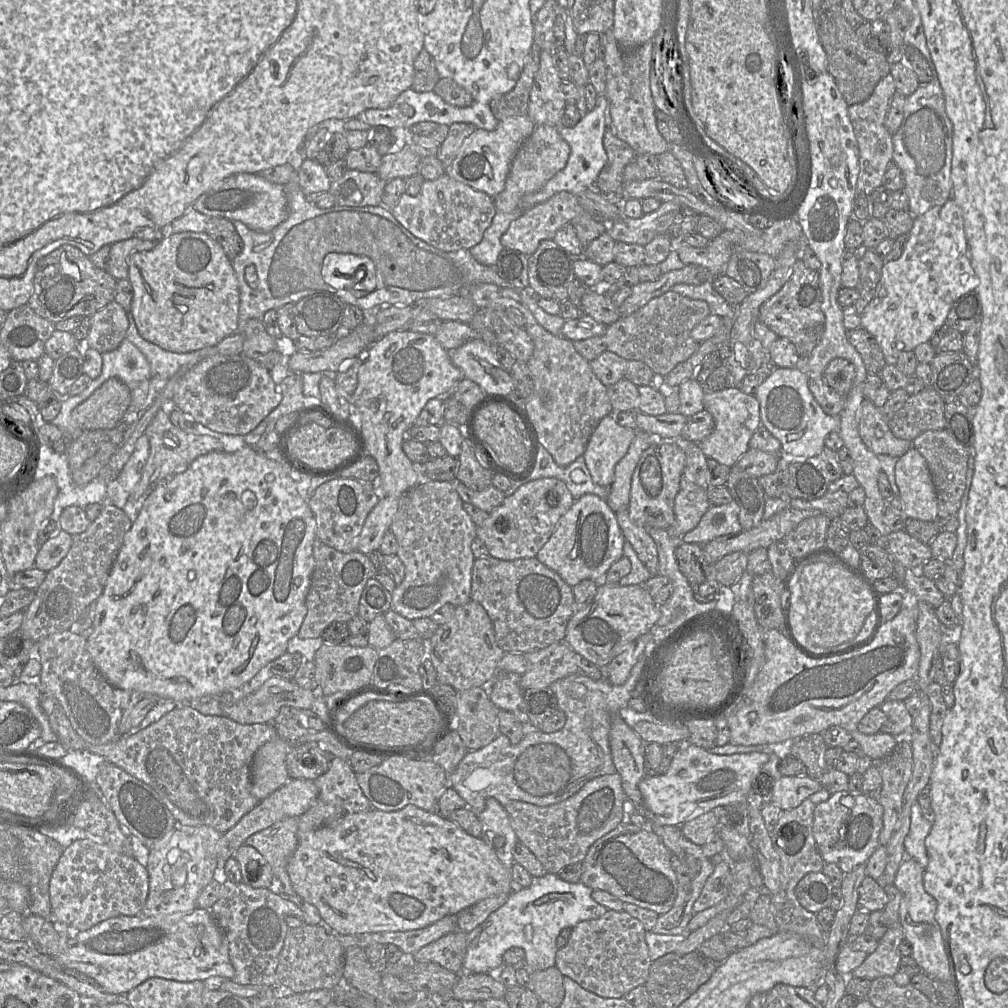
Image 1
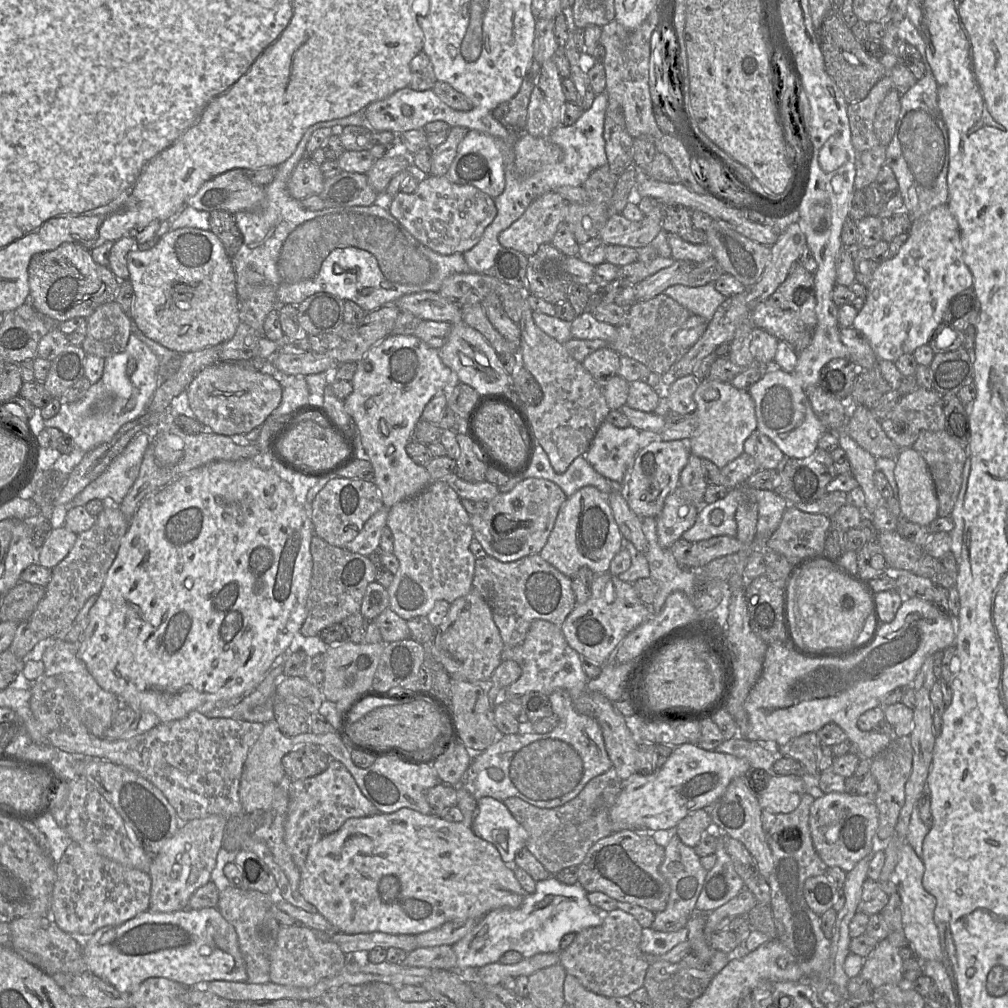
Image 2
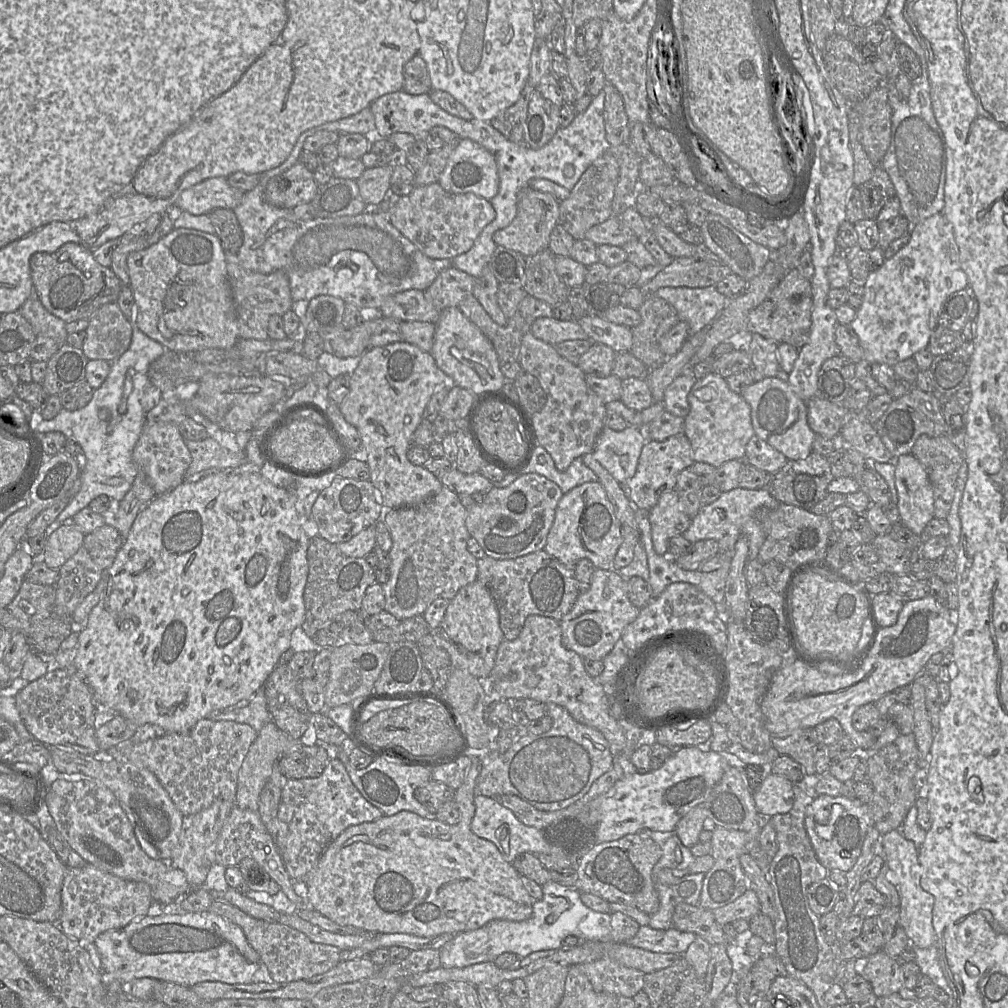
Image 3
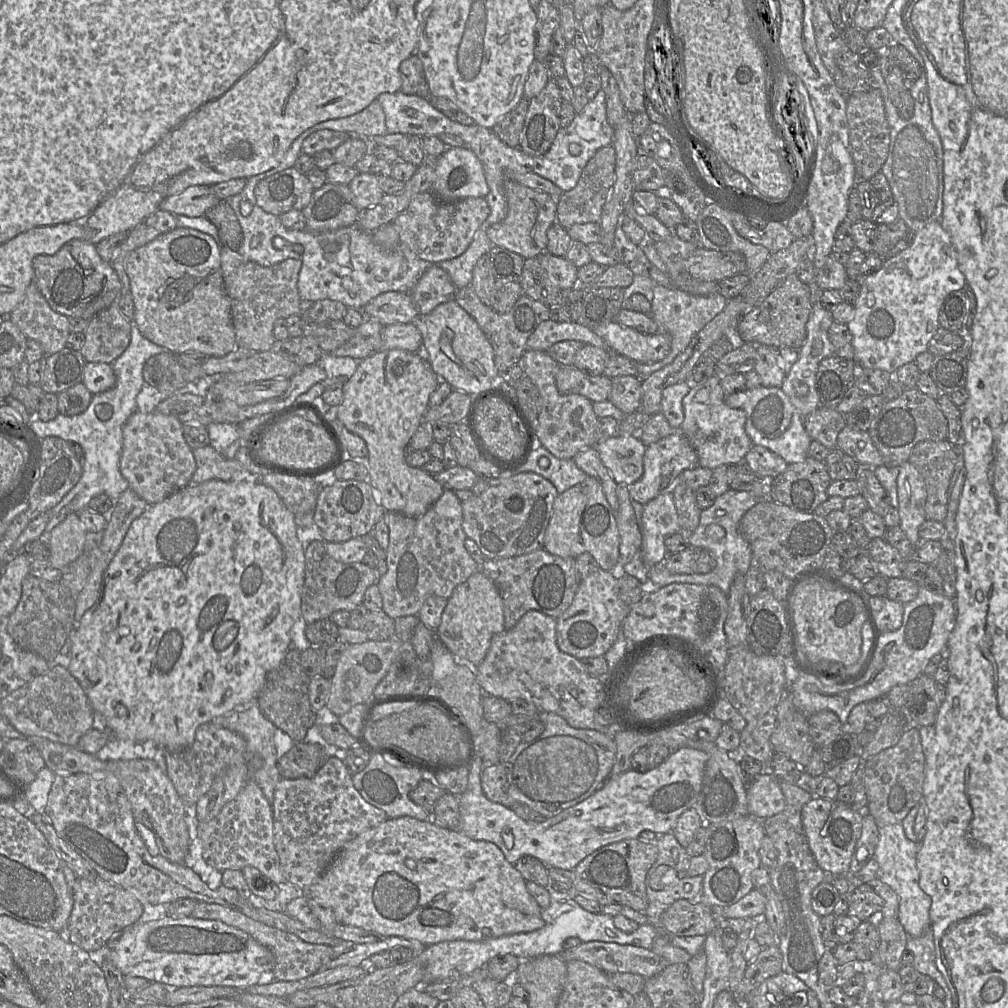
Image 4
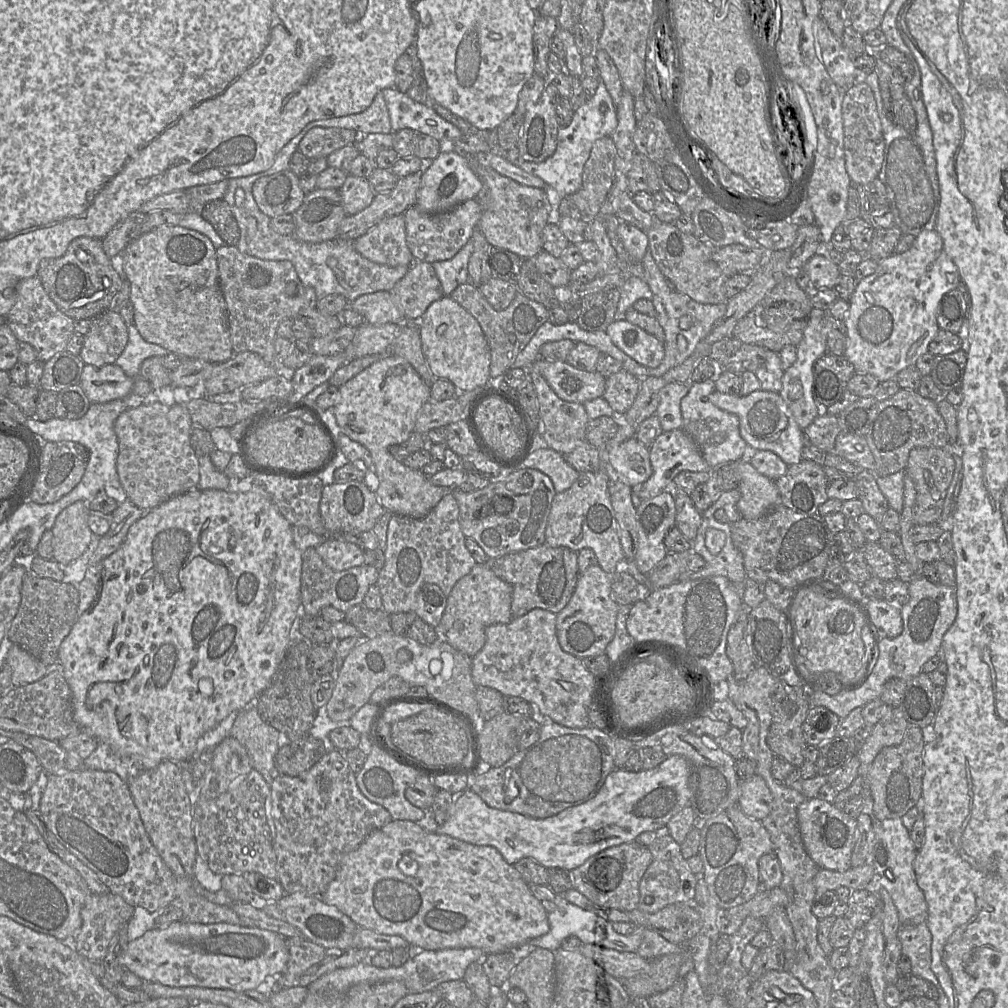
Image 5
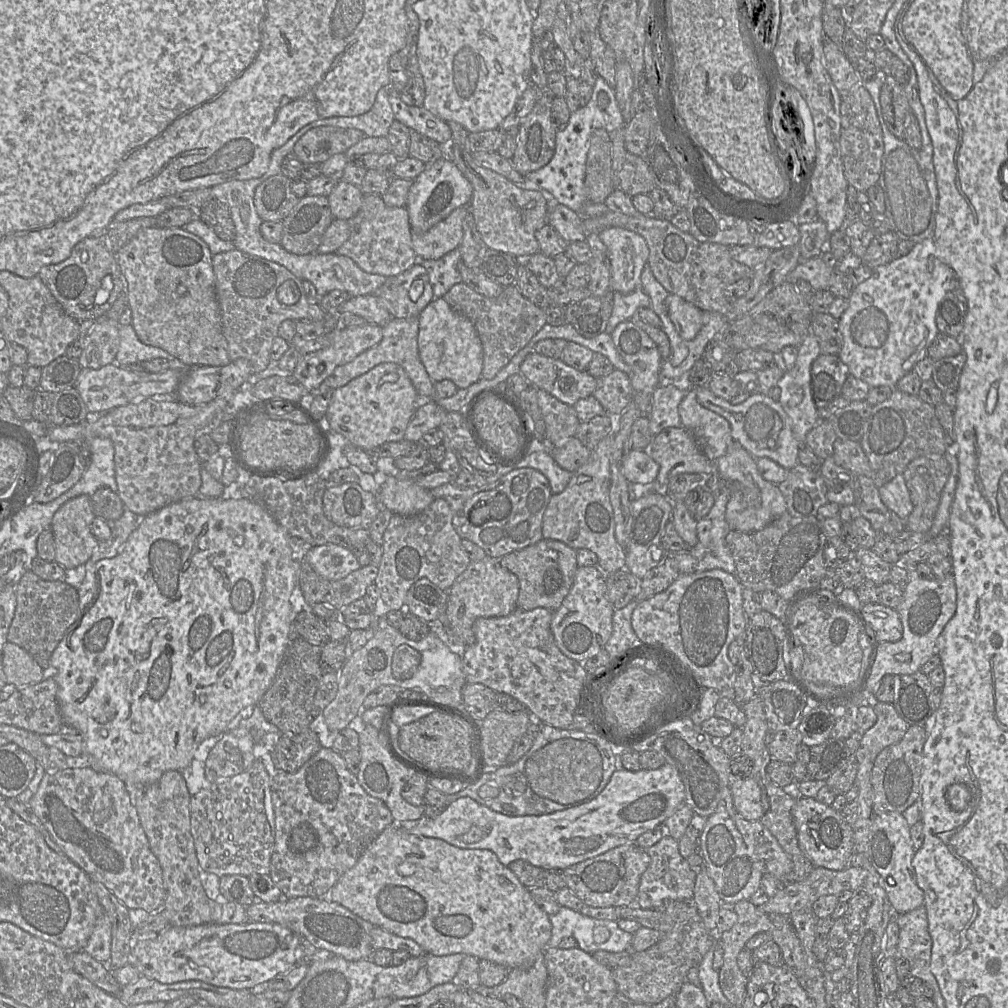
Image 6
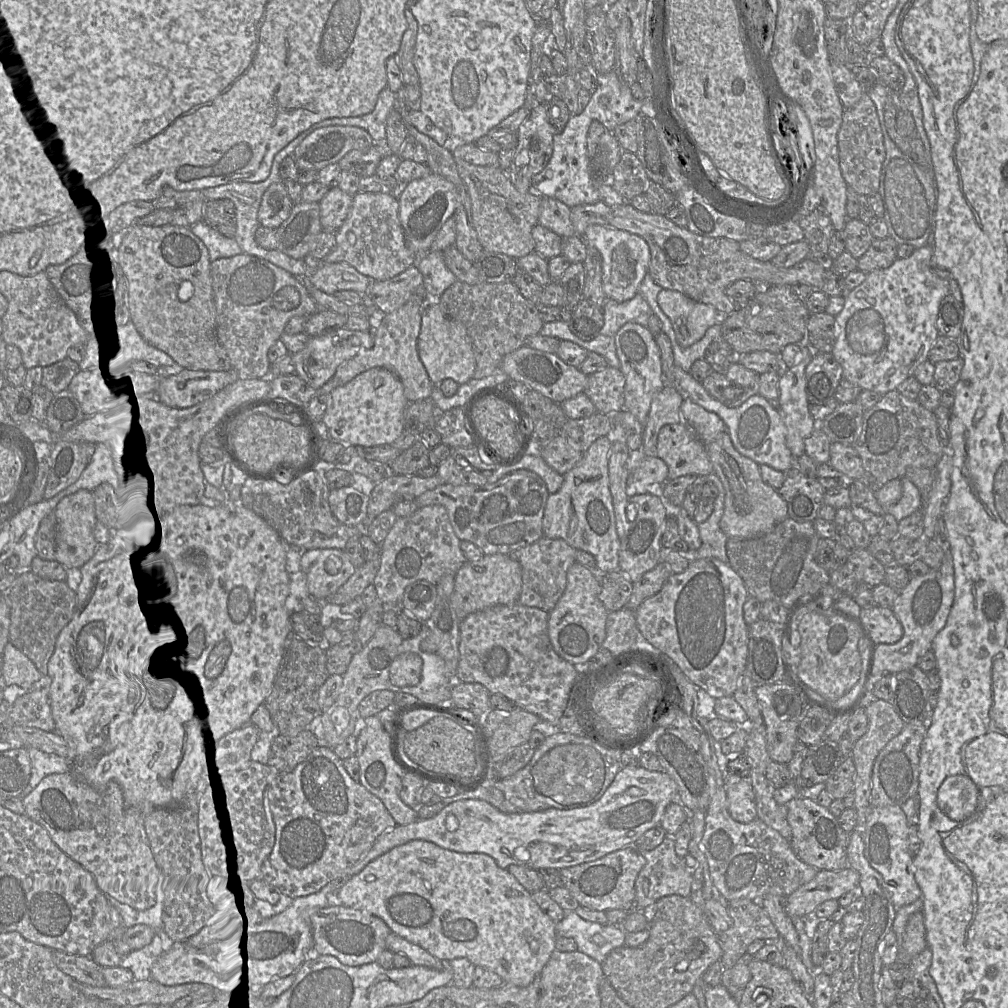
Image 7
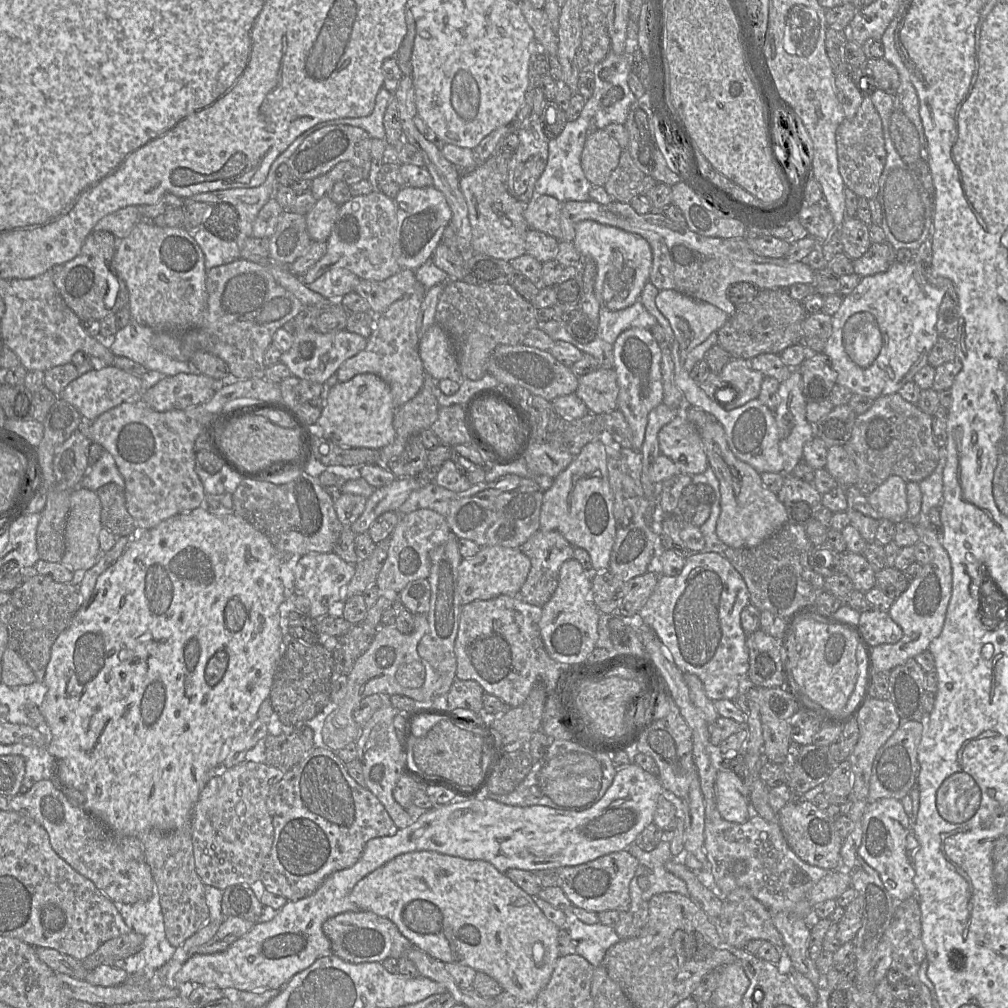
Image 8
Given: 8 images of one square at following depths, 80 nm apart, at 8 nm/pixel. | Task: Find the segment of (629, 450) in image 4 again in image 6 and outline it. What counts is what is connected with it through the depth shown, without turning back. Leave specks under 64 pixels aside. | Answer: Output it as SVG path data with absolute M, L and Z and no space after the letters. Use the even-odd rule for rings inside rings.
M632 449L623 461L622 473L630 483L652 483L658 476L659 465L648 450Z

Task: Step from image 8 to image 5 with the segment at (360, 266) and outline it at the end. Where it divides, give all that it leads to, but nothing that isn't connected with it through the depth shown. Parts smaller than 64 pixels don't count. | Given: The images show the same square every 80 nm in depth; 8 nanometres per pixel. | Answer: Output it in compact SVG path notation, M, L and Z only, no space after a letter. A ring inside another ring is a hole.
M404 215L387 218L353 241L355 250L376 264L411 266L415 261L406 243Z

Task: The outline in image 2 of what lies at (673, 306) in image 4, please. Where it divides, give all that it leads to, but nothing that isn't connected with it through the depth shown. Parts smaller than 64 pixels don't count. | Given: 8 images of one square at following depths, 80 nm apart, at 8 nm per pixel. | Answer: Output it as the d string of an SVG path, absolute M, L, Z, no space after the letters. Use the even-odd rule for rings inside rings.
M714 283L694 288L673 285L667 288L664 294L686 308L691 315L700 316L708 321L726 299L714 288Z

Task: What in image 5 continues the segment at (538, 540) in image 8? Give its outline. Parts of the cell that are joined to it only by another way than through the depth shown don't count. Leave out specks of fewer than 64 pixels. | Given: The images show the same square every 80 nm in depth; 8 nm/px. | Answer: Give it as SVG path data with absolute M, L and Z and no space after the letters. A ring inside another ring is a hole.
M543 545L488 559L486 565L513 587L512 619L527 614L534 608L559 613L569 602L579 576L578 552L566 547Z

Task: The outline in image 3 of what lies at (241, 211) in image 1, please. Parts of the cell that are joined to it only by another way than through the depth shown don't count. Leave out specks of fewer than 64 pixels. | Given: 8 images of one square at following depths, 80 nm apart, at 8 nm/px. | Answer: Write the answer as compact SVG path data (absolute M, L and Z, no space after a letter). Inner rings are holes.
M225 177L210 178L183 191L174 210L203 215L218 208L234 209L245 193L231 187Z

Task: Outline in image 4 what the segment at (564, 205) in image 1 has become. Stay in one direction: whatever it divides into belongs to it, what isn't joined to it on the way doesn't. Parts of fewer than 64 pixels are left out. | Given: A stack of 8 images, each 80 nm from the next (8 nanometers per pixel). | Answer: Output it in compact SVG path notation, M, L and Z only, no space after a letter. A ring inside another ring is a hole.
M511 179L504 180L503 188L508 206L507 216L488 228L488 238L493 246L515 252L524 259L540 256L546 252L547 231L556 222L557 199Z

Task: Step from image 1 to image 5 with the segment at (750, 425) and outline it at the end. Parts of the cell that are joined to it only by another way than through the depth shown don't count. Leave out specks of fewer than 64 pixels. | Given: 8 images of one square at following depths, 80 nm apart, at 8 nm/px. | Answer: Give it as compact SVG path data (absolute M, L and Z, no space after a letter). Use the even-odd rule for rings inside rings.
M714 380L689 383L689 392L681 401L682 429L696 443L704 460L712 469L744 459L751 452L749 445L740 435L738 417L721 410L709 401L709 395L714 391L716 391Z

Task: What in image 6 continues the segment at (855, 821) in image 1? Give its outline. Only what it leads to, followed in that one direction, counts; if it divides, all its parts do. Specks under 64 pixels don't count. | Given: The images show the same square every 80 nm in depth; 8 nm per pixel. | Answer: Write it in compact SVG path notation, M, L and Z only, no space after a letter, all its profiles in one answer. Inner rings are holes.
M800 797L791 808L791 815L797 832L798 845L814 867L843 870L853 864L854 841L852 826L830 805L815 798Z

